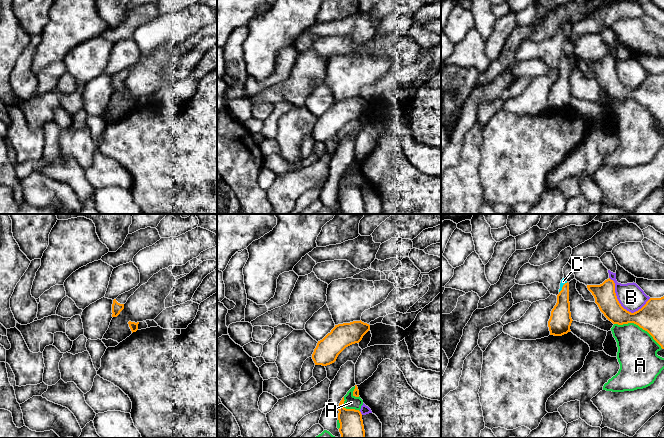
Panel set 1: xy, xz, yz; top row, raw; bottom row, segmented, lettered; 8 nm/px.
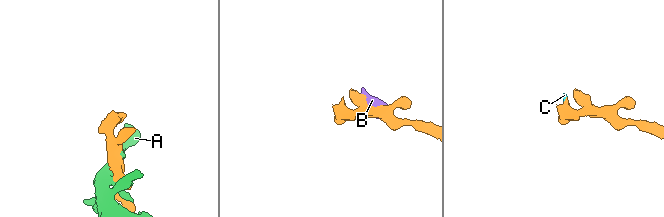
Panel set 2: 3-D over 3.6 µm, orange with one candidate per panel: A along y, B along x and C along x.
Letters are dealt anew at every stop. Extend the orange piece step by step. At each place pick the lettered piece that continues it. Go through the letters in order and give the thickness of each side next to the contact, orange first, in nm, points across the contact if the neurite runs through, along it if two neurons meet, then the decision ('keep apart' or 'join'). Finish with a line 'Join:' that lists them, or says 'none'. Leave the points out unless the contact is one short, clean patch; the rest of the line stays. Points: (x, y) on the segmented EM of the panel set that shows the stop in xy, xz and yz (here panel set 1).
A: 220/320 nm | keep apart
B: 220/200 nm | keep apart
C: 170/50 nm | join
Join: C

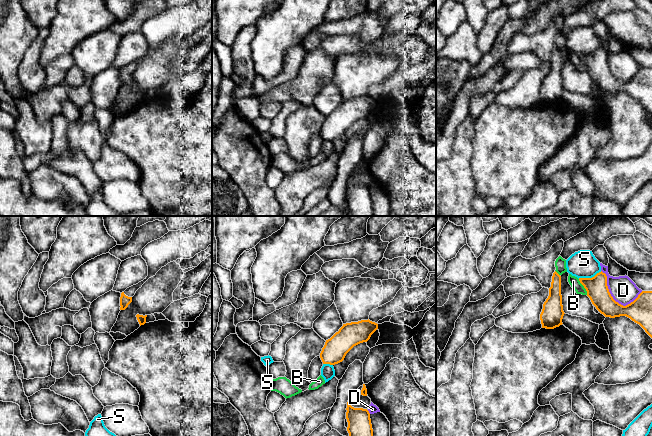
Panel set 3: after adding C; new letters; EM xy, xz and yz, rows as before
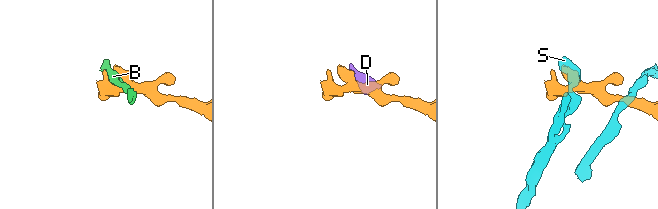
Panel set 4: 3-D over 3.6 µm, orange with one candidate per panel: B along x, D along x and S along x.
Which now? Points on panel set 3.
B: 180/80 nm | along yz (578, 279), (587, 294) | keep apart
D: 190/200 nm | keep apart
S: 180/220 nm | keep apart
Join: none

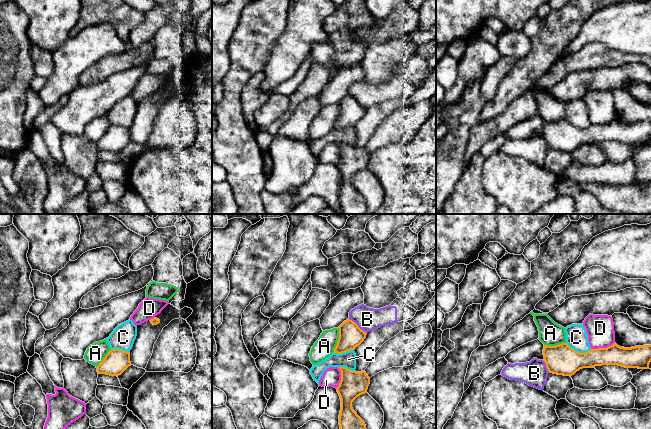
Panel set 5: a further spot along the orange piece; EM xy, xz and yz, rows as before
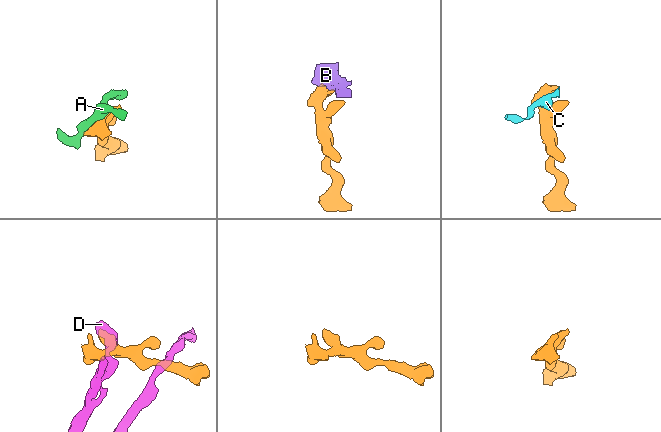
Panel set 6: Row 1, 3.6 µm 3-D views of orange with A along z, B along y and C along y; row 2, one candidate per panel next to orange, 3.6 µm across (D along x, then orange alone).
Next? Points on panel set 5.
A: 190/160 nm | keep apart
B: 190/190 nm | along xz (349, 318), (366, 333) | keep apart
C: 240/180 nm | along yz (566, 342), (570, 347), (579, 352), (587, 352), (590, 349) | keep apart
D: 160/220 nm | keep apart
Join: none

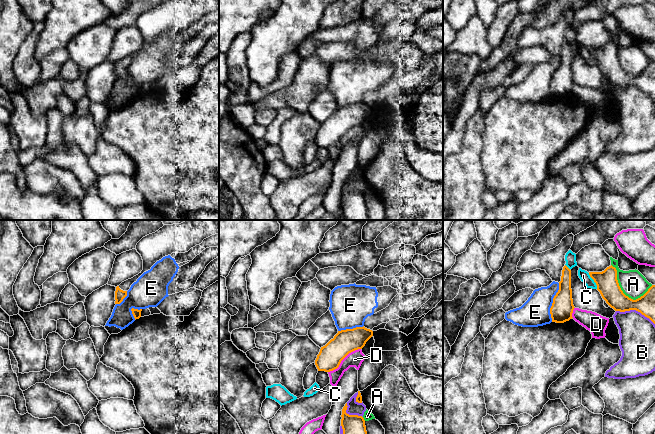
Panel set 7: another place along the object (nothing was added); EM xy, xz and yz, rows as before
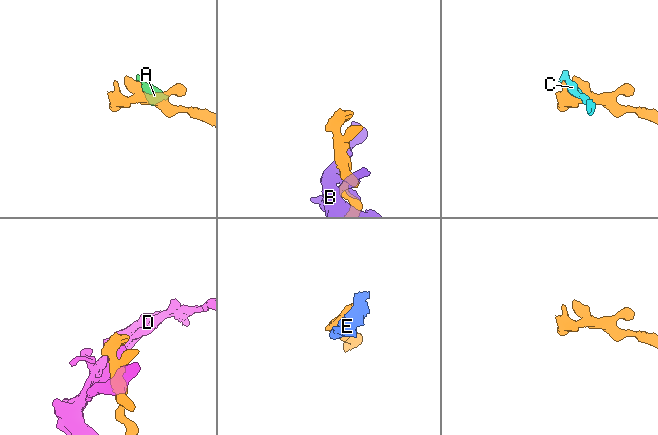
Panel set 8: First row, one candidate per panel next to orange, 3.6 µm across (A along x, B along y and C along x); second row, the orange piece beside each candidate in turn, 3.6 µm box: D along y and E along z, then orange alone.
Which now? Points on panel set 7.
A: 180/200 nm | keep apart
B: 160/280 nm | keep apart
C: 180/80 nm | along yz (588, 273), (597, 288) | keep apart
D: 190/130 nm | join
E: 180/220 nm | along yz (559, 283), (559, 289), (553, 298), (550, 308), (551, 321) | keep apart
Join: D

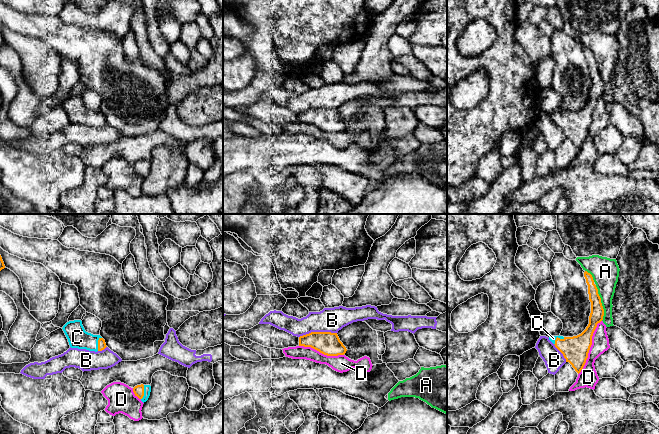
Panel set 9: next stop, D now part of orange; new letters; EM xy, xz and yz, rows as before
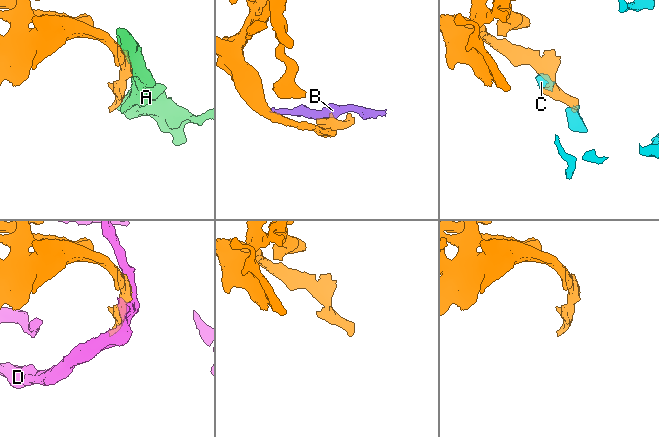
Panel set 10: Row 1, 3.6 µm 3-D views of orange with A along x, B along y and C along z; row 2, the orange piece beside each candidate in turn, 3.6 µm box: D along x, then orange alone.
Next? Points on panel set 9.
A: 110/220 nm | keep apart
B: 190/190 nm | along xz (336, 332), (309, 332), (299, 337) | keep apart
C: 60/160 nm | join
D: 220/150 nm | keep apart
Join: C

